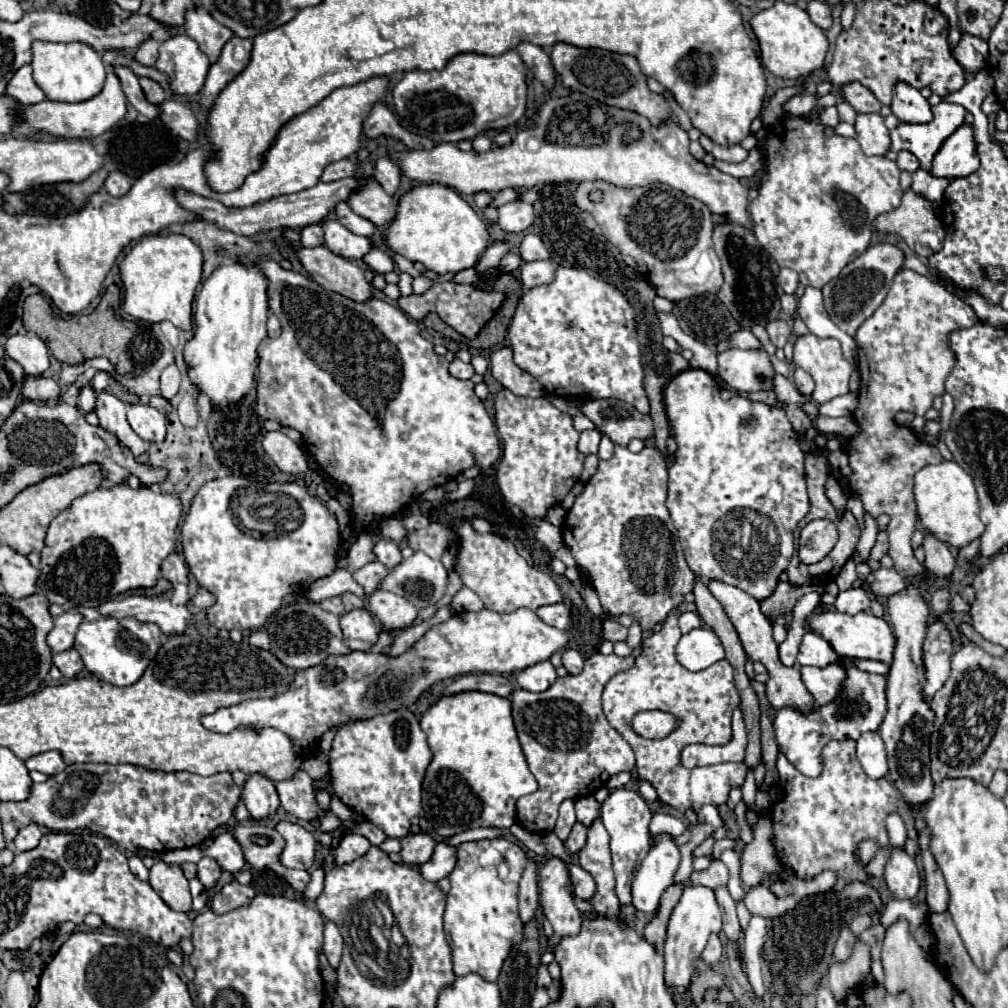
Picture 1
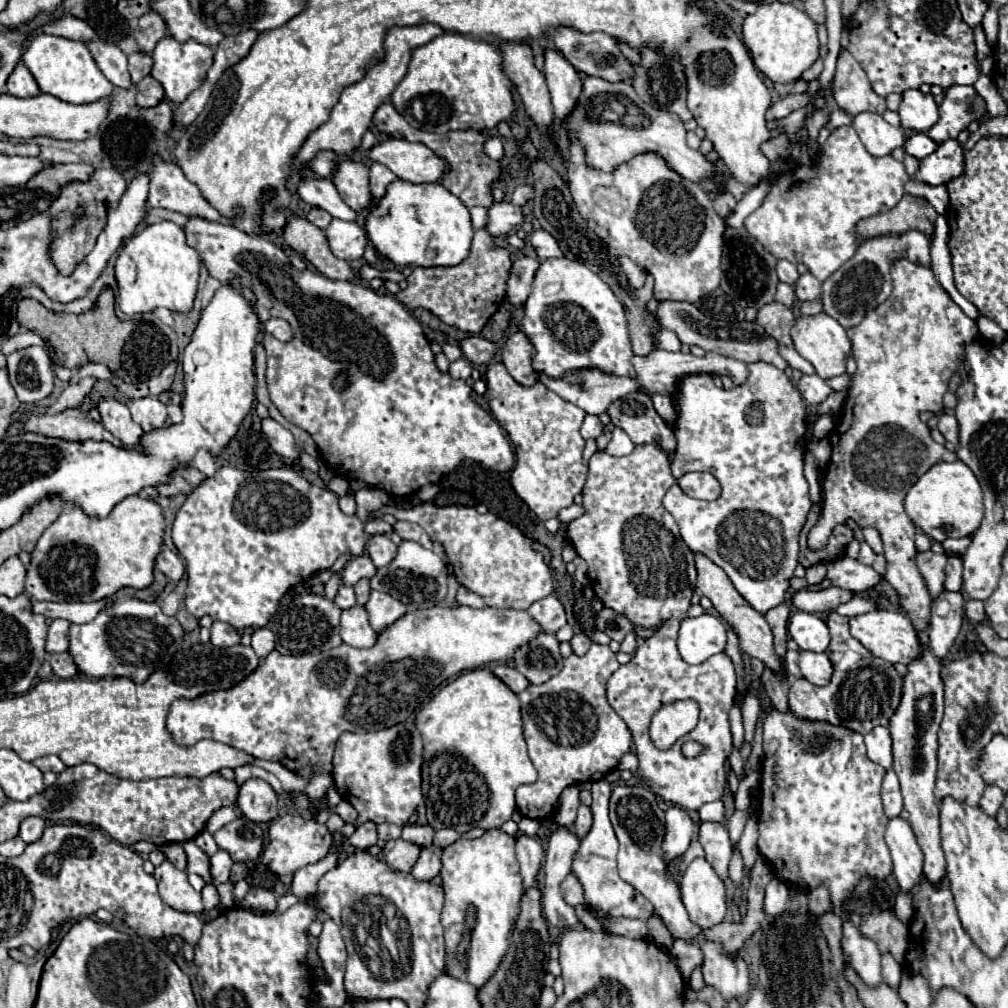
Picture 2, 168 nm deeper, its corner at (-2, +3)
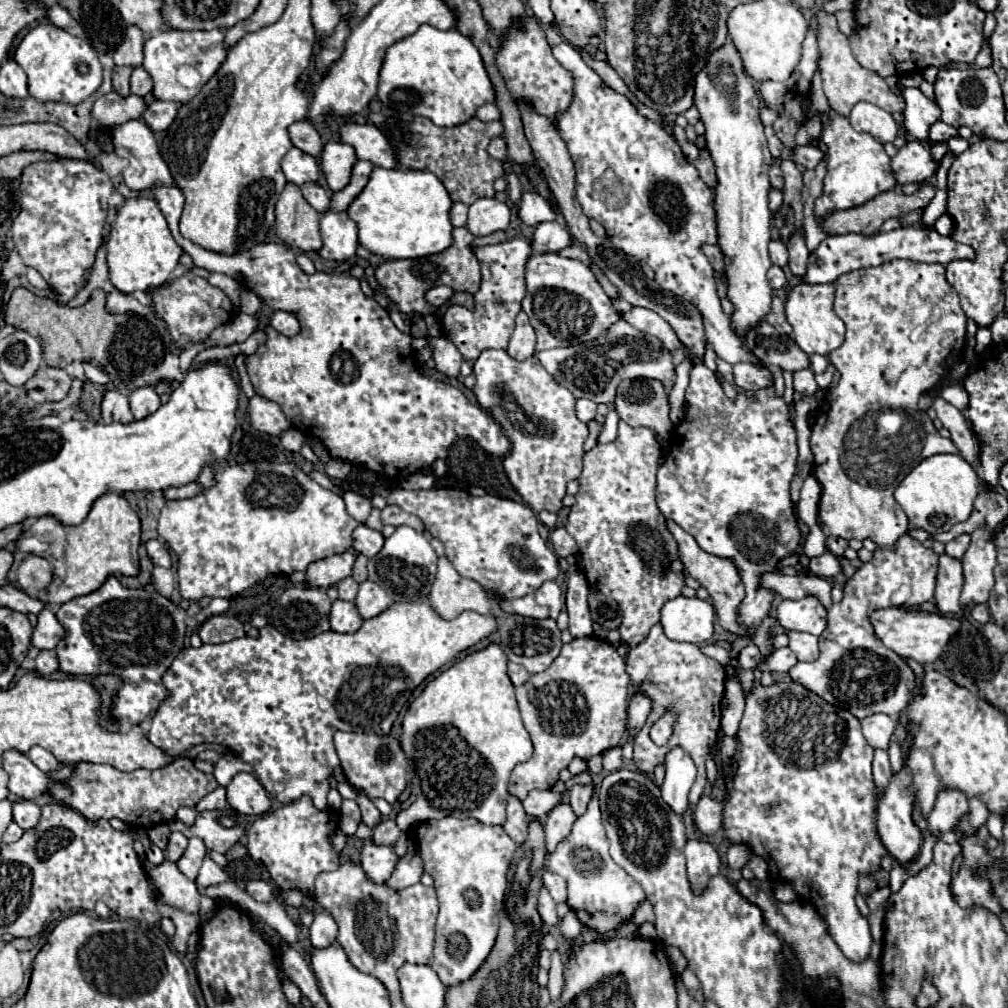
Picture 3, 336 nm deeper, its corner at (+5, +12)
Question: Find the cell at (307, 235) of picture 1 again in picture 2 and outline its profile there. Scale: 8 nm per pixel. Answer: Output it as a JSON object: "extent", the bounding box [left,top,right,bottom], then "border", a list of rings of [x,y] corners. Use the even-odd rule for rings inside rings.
{"extent":[306,209,332,231],"border":[[[312,209],[306,219],[308,219],[312,225],[316,225],[318,229],[322,229],[322,231],[324,231],[324,229],[330,225],[330,221],[332,221],[332,217],[330,217],[324,209]]]}

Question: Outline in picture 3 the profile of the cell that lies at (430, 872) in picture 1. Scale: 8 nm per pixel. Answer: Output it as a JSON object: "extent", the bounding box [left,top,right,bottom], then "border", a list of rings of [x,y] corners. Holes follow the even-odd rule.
{"extent":[385,846,423,892],"border":[[[409,846],[409,852],[405,858],[401,858],[393,870],[393,874],[389,876],[389,880],[385,882],[385,886],[393,892],[399,892],[403,888],[409,888],[413,884],[419,882],[423,874],[423,866],[421,866],[421,856],[417,854],[415,846]]]}

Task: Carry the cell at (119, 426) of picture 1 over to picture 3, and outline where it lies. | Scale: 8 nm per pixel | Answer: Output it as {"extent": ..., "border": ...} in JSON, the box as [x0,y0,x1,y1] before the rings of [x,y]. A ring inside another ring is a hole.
{"extent":[101,390,133,424],"border":[[[107,390],[103,396],[103,404],[101,404],[101,418],[105,424],[115,422],[115,420],[121,424],[133,422],[133,414],[129,412],[127,396],[123,396],[117,390]]]}

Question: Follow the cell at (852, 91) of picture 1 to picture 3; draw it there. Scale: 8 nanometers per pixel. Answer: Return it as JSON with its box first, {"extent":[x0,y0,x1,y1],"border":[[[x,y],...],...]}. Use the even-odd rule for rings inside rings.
{"extent":[815,10,905,116],"border":[[[817,10],[815,18],[817,18],[817,24],[819,24],[819,28],[817,28],[819,72],[821,72],[821,78],[823,78],[823,90],[825,90],[825,96],[829,100],[831,110],[835,110],[841,116],[849,116],[851,108],[857,102],[871,102],[871,104],[877,104],[879,108],[883,108],[891,114],[901,112],[905,108],[901,88],[895,88],[895,90],[889,88],[887,82],[877,72],[867,70],[857,62],[857,58],[851,52],[849,38],[837,26],[835,14],[827,14],[823,10]]]}

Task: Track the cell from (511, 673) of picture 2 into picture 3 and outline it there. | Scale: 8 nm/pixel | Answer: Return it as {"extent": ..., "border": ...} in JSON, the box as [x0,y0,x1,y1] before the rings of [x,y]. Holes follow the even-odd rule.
{"extent":[509,662,531,686],"border":[[[509,662],[509,678],[511,678],[513,686],[521,686],[521,684],[525,684],[531,678],[531,674],[523,666]]]}

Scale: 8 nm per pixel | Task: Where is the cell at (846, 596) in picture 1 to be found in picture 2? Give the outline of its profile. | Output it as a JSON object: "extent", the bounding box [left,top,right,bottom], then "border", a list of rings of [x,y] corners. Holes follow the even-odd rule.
{"extent":[792,587,854,613],"border":[[[830,587],[830,589],[824,589],[824,591],[802,589],[802,591],[794,593],[792,603],[800,611],[814,613],[814,611],[832,611],[838,605],[848,603],[852,597],[854,597],[852,591],[846,591],[846,589],[840,589],[840,587]]]}

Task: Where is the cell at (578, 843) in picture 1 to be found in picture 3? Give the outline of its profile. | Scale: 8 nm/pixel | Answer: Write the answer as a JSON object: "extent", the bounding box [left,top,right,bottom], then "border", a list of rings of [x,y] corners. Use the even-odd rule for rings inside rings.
{"extent":[567,782,597,816],"border":[[[589,782],[589,784],[573,784],[573,786],[571,786],[567,800],[569,800],[569,804],[571,804],[571,808],[573,808],[573,812],[575,812],[577,816],[585,814],[587,804],[589,804],[589,800],[591,800],[593,794],[595,794],[595,788],[597,788],[595,782]]]}

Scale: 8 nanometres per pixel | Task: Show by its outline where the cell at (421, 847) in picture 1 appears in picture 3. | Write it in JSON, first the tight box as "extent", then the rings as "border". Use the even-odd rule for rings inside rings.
{"extent":[359,842,397,884],"border":[[[365,842],[359,864],[371,882],[383,884],[393,872],[397,856],[389,846],[373,846],[373,842]]]}

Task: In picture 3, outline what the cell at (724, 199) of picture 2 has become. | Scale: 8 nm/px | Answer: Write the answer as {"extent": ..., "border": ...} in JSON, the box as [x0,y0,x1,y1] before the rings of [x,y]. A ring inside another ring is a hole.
{"extent":[693,148,717,188],"border":[[[707,148],[699,150],[699,158],[697,158],[693,164],[697,166],[701,180],[703,180],[707,186],[715,188],[715,184],[717,184],[717,176],[715,176],[715,166],[713,166],[713,160],[711,160]]]}

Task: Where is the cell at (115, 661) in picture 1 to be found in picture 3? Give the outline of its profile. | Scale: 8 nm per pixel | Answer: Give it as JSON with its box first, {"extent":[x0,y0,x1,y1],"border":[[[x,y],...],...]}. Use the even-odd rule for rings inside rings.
{"extent":[55,576,187,724],"border":[[[109,576],[99,590],[61,604],[55,616],[65,628],[65,636],[57,644],[59,670],[73,676],[119,676],[121,688],[113,696],[111,720],[141,724],[153,718],[169,698],[161,678],[183,648],[187,612],[159,592],[131,590],[121,586],[115,576]]]}

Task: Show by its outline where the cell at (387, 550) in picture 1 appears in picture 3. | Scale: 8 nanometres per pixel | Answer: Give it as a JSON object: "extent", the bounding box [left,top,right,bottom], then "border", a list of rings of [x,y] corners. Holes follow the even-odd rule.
{"extent":[353,524,385,558],"border":[[[361,524],[353,530],[353,550],[357,554],[373,558],[383,548],[383,542],[385,542],[383,534],[377,532],[377,530],[367,528],[365,524]]]}

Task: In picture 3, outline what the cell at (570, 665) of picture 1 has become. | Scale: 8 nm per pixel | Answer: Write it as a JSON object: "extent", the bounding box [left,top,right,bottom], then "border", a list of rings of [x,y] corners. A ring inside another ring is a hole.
{"extent":[567,574,593,638],"border":[[[571,574],[567,582],[567,612],[569,632],[573,638],[587,638],[593,634],[593,620],[589,612],[589,584],[583,574]]]}

